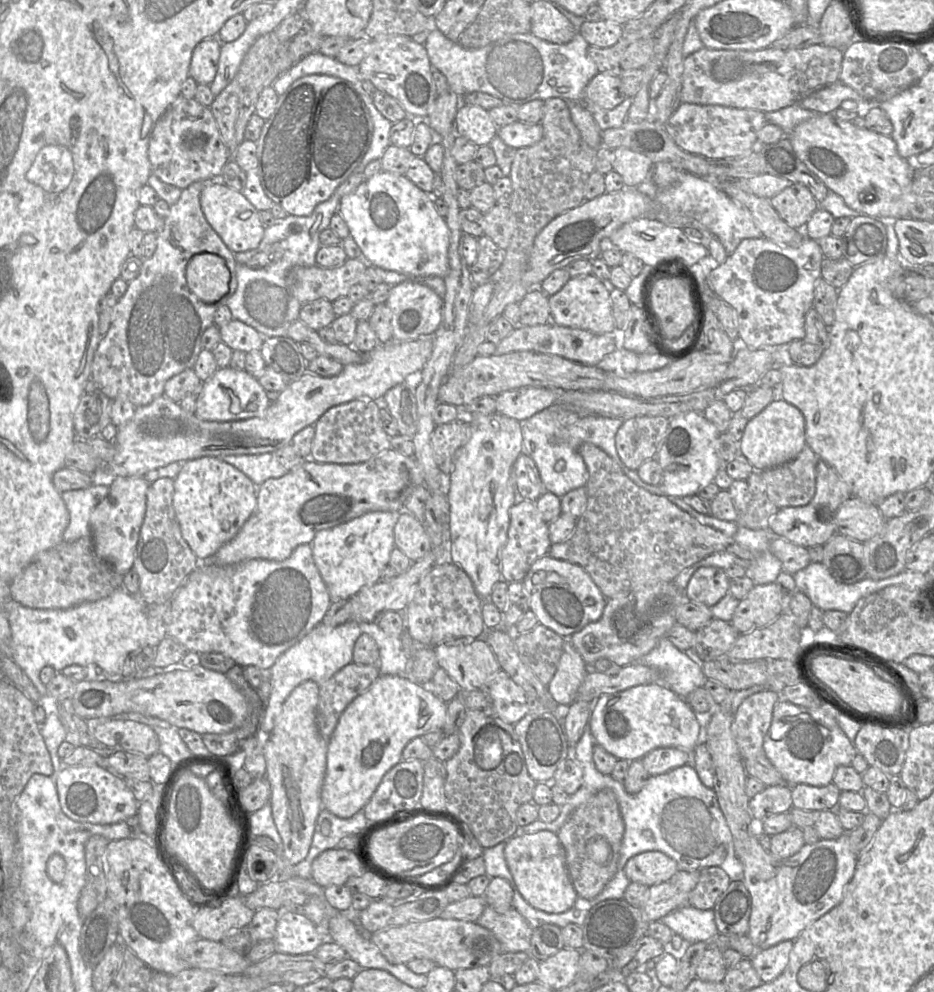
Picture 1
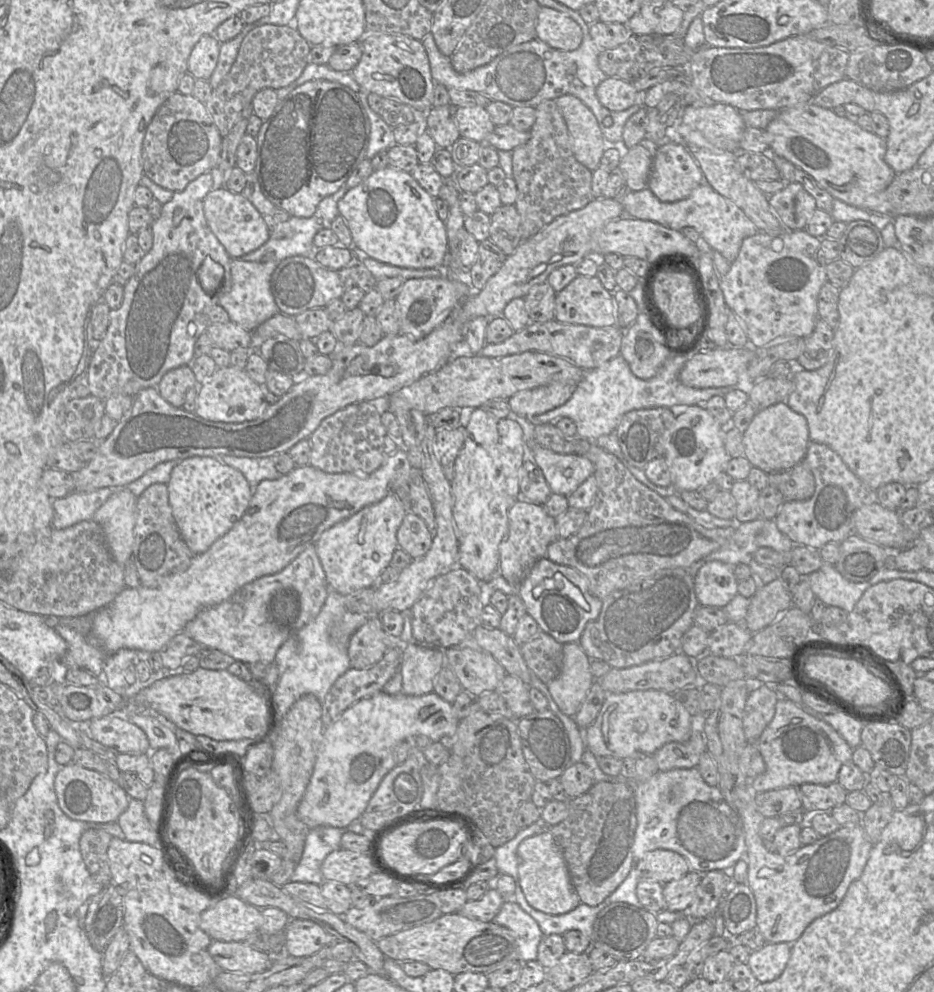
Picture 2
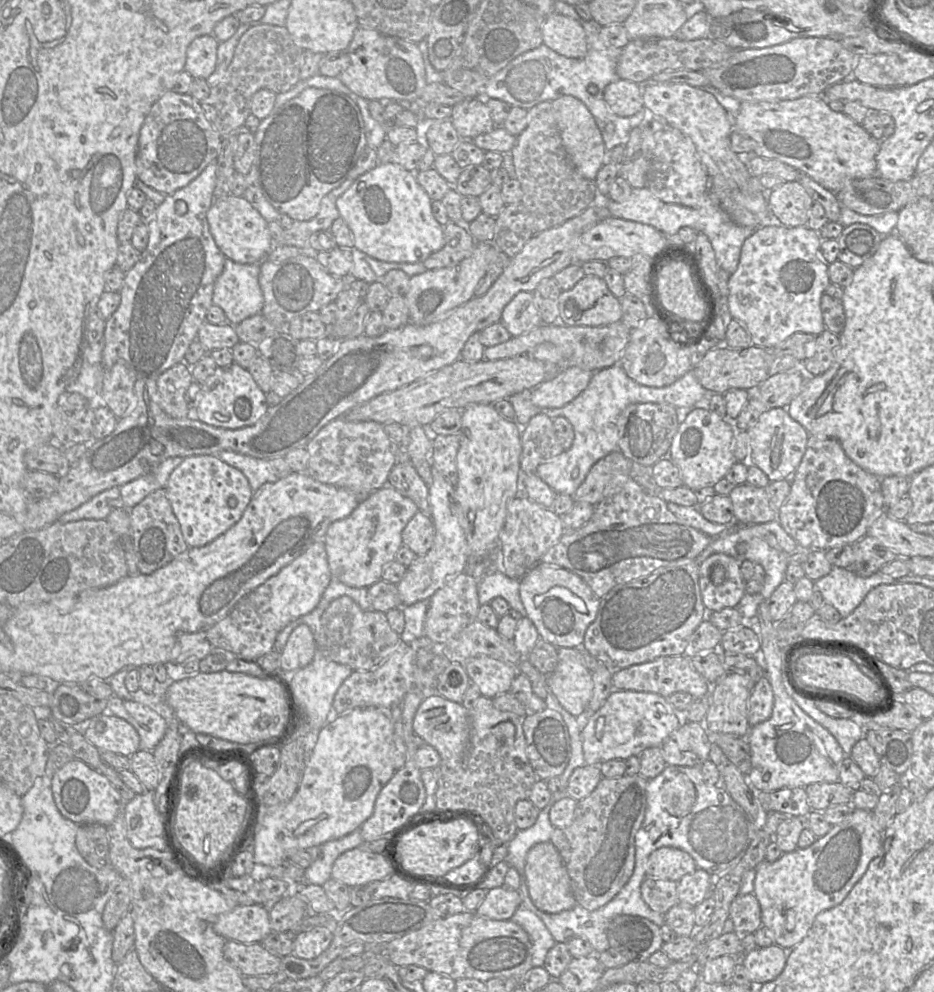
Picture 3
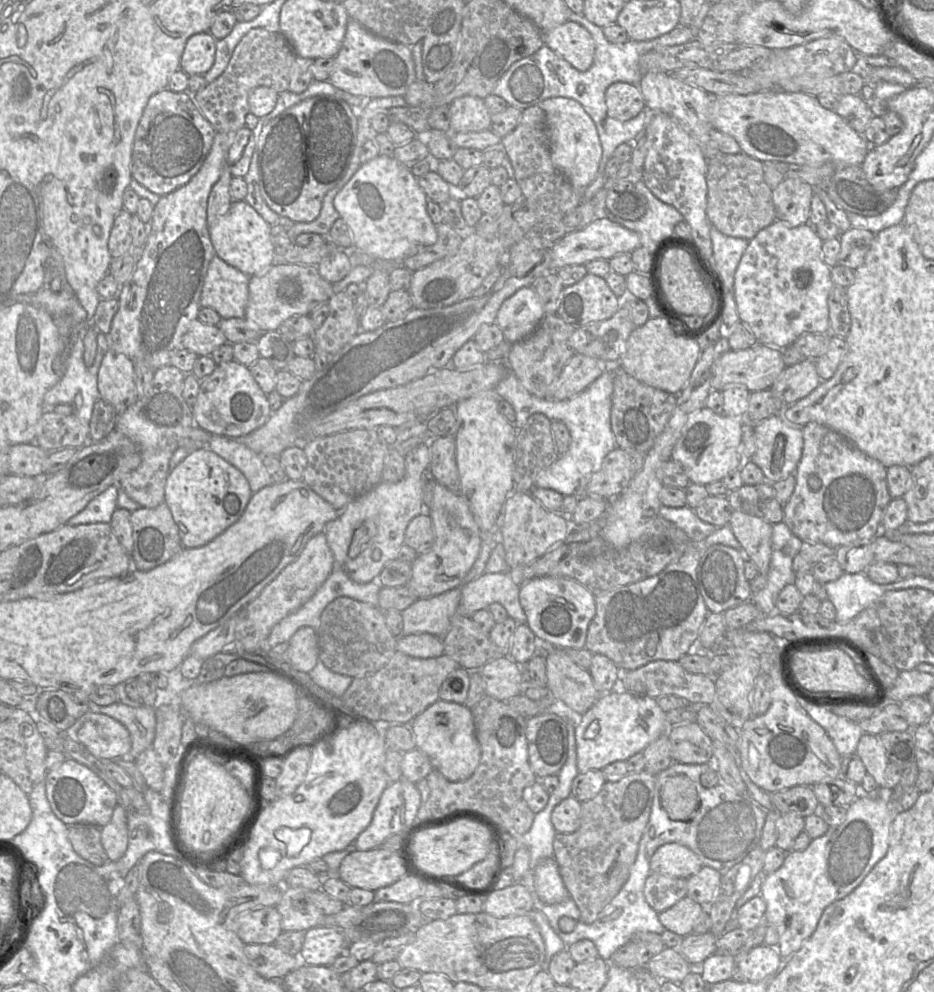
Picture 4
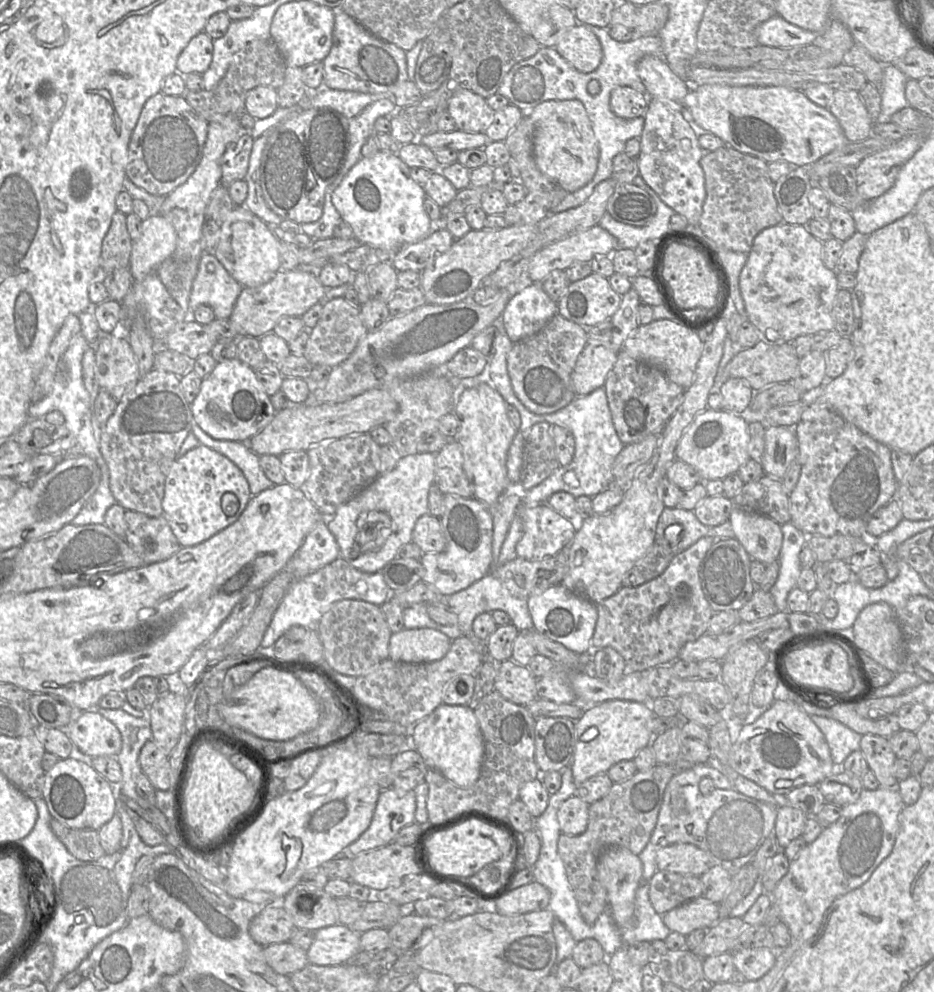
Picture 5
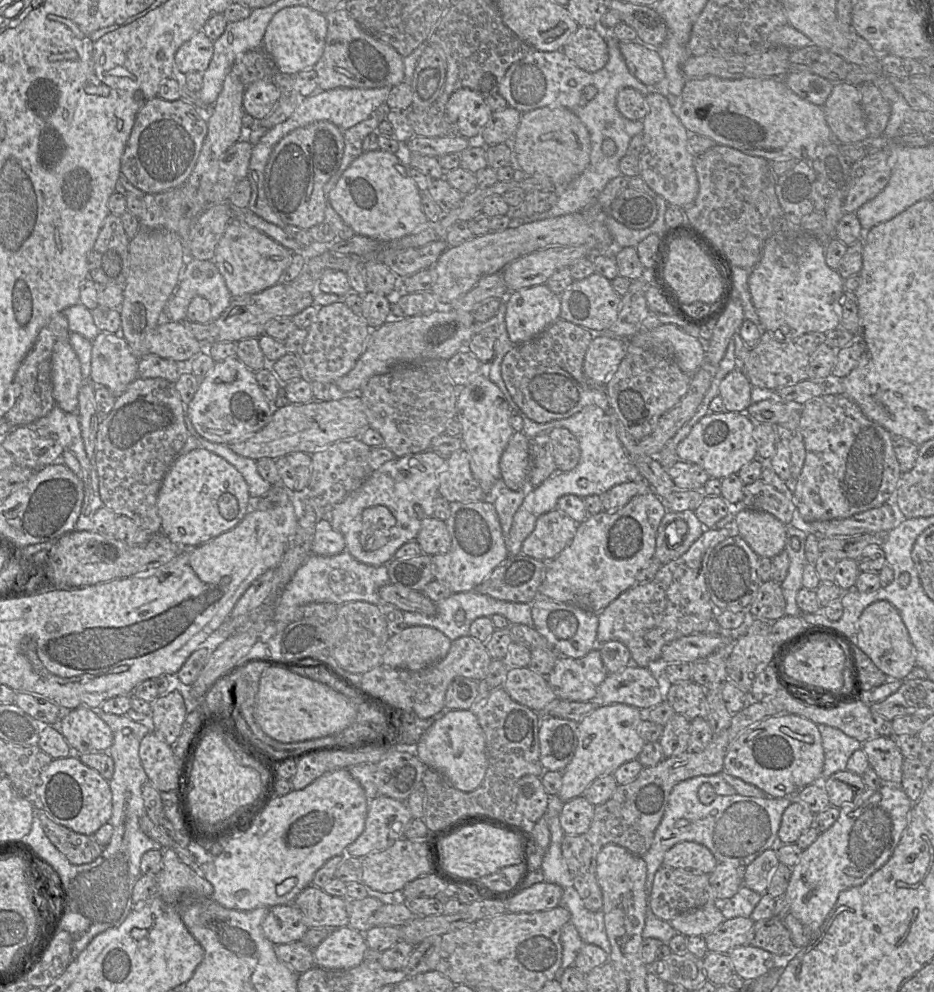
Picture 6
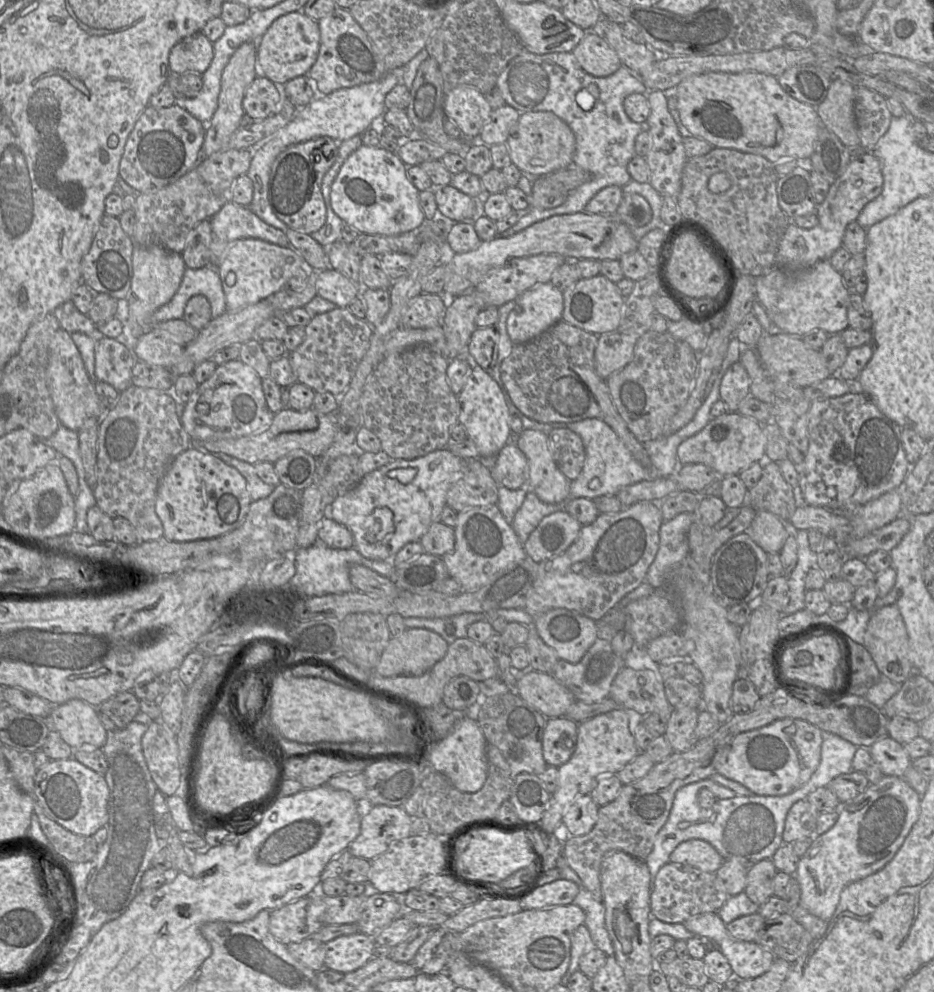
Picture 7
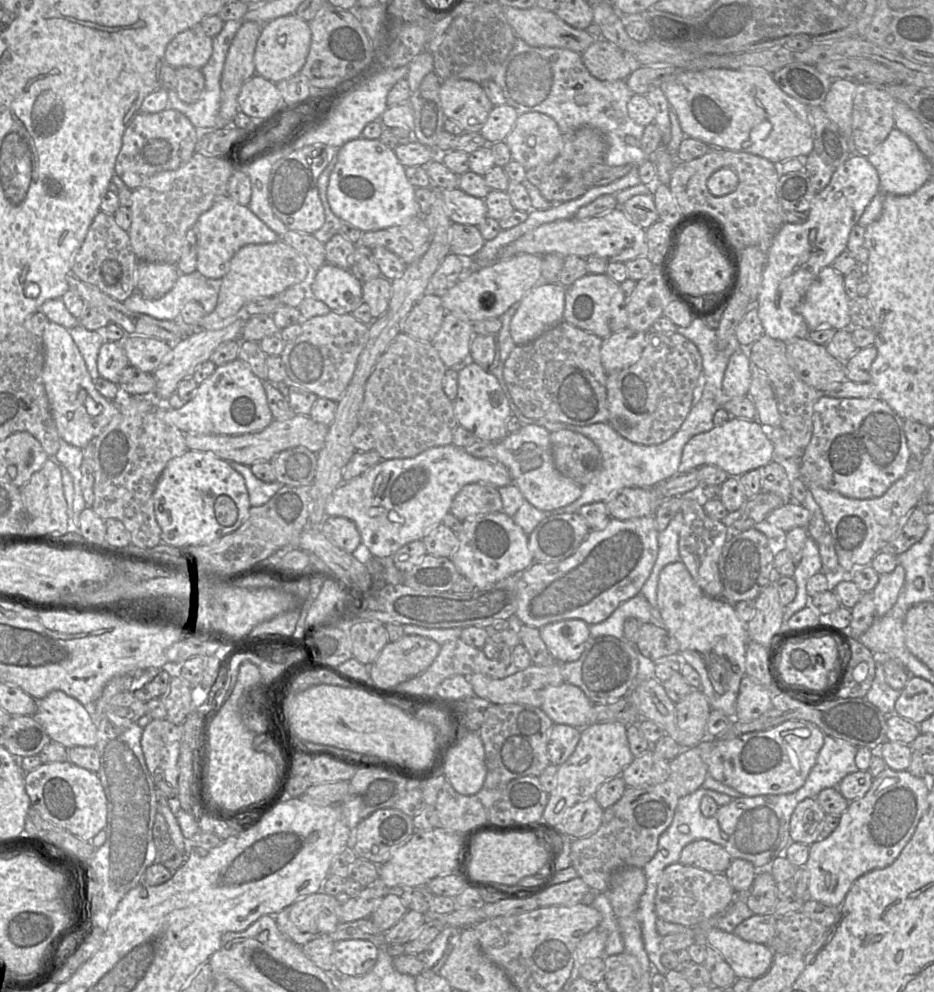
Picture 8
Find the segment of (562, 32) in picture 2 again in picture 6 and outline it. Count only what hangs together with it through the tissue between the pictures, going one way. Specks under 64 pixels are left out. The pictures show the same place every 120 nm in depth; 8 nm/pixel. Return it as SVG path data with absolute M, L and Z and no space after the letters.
M600 22L598 26L594 27L579 26L561 50L573 63L587 72L599 71L609 60L608 45L604 32L600 30Z

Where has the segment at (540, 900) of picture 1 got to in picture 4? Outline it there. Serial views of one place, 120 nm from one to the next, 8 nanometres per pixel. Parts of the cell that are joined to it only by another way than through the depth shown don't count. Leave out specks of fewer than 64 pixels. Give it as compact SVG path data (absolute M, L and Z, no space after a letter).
M554 857L542 859L534 870L534 883L540 900L558 904L570 897Z

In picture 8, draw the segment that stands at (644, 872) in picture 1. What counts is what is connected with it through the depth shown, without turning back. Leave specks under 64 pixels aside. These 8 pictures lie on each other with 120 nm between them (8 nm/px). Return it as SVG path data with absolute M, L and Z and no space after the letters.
M706 839L690 842L679 857L679 862L684 865L724 874L731 860L730 854L722 846Z

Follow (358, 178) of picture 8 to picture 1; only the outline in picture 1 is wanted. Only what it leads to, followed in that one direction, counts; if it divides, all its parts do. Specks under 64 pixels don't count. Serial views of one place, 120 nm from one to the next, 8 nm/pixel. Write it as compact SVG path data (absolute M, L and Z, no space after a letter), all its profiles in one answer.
M380 172L375 174L371 178L361 183L358 188L340 199L338 212L342 215L349 230L350 235L353 237L357 245L362 251L364 260L369 266L379 267L390 271L395 271L404 275L413 276L439 276L445 277L449 271L449 243L450 243L450 230L445 221L445 217L439 215L432 201L432 197L417 187L412 181L410 181L405 175L393 174L389 172Z

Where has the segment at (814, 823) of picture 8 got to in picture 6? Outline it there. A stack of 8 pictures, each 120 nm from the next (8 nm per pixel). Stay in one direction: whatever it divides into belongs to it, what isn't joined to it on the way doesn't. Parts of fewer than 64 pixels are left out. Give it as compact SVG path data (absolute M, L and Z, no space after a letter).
M792 800L785 809L778 831L778 844L793 844L809 828L814 826L815 814L798 800Z

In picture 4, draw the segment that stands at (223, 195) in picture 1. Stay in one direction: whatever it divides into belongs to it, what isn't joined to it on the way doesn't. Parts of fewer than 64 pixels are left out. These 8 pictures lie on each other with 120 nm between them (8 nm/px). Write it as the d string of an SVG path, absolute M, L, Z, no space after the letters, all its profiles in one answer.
M245 200L233 201L209 228L215 255L248 276L260 275L277 262L271 226Z

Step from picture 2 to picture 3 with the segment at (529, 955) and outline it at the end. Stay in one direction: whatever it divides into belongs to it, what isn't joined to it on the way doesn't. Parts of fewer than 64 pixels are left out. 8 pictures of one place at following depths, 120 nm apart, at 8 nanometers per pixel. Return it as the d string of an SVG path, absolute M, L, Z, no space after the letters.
M520 905L511 920L520 925L532 943L532 965L542 967L547 952L556 943L543 921L533 912Z

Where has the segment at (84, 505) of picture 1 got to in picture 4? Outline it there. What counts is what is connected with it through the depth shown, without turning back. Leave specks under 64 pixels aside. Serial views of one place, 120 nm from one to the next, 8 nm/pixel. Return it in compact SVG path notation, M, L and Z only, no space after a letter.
M111 485L102 493L93 498L86 507L66 524L76 526L79 524L110 523L113 512L117 507L117 494L119 485Z

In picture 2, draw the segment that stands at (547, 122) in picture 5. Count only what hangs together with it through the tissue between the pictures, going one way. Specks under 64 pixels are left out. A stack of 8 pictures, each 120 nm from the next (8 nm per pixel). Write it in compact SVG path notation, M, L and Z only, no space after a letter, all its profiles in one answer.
M574 95L560 96L555 103L567 125L575 159L590 171L595 171L608 146L595 115Z

